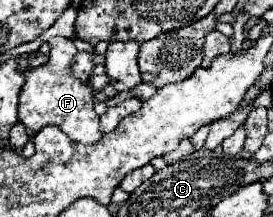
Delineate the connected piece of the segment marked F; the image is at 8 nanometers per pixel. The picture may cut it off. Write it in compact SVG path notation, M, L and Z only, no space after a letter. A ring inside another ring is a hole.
M55 36L49 41L51 48L48 65L38 69L28 69L24 73L24 85L19 96L19 121L30 133L38 133L46 125L60 127L70 139L90 145L96 143L102 133L98 125L98 115L92 103L92 89L76 79L71 72L71 65L77 49L72 39Z

